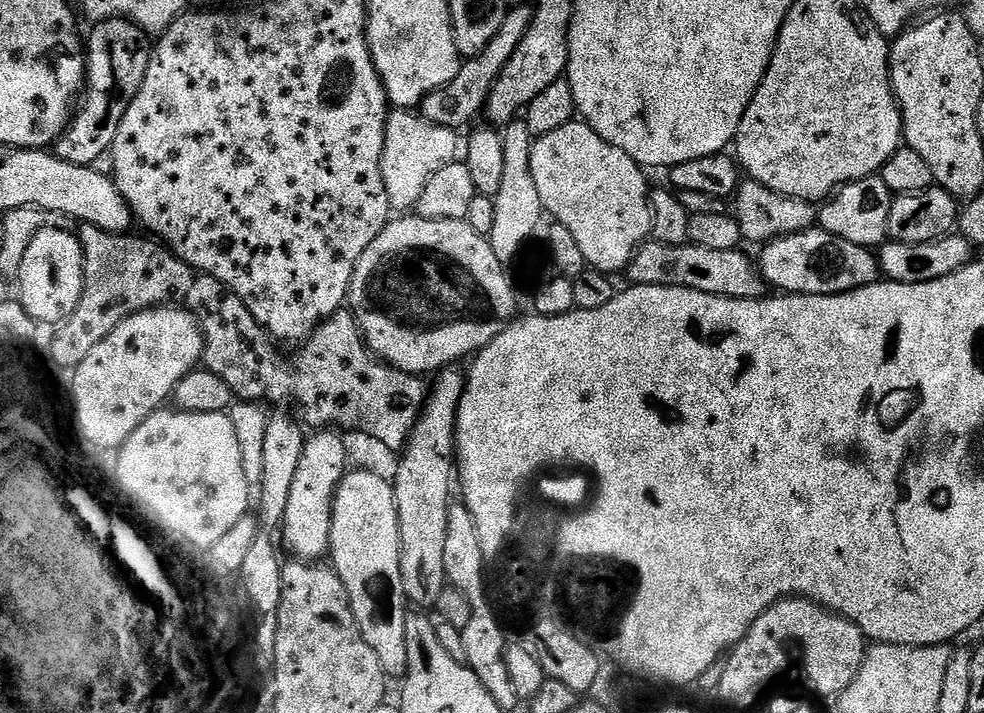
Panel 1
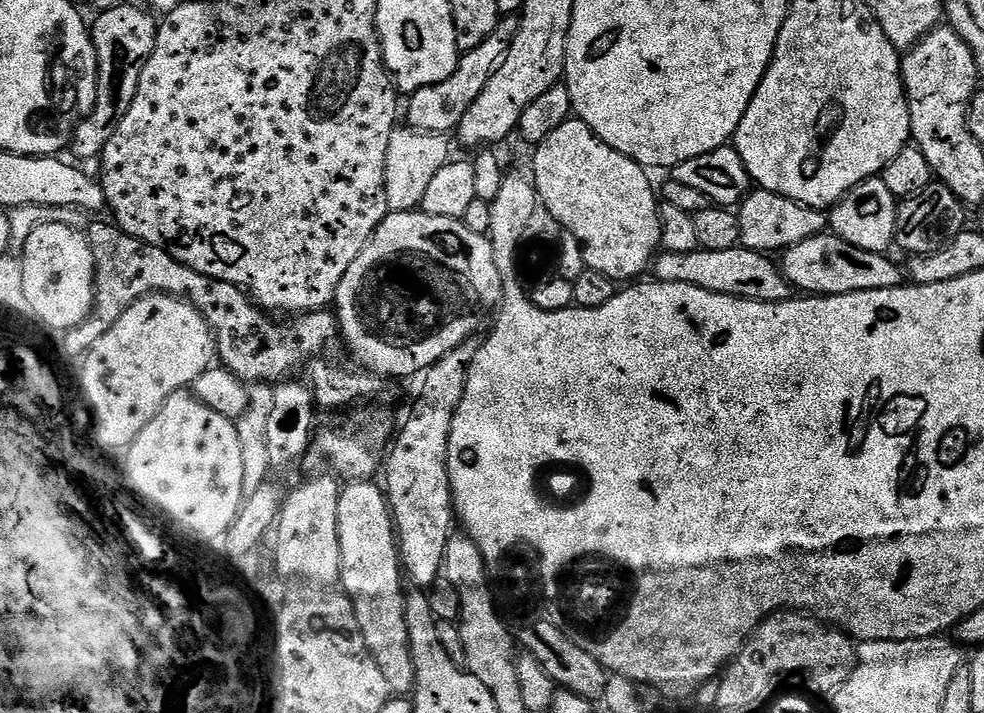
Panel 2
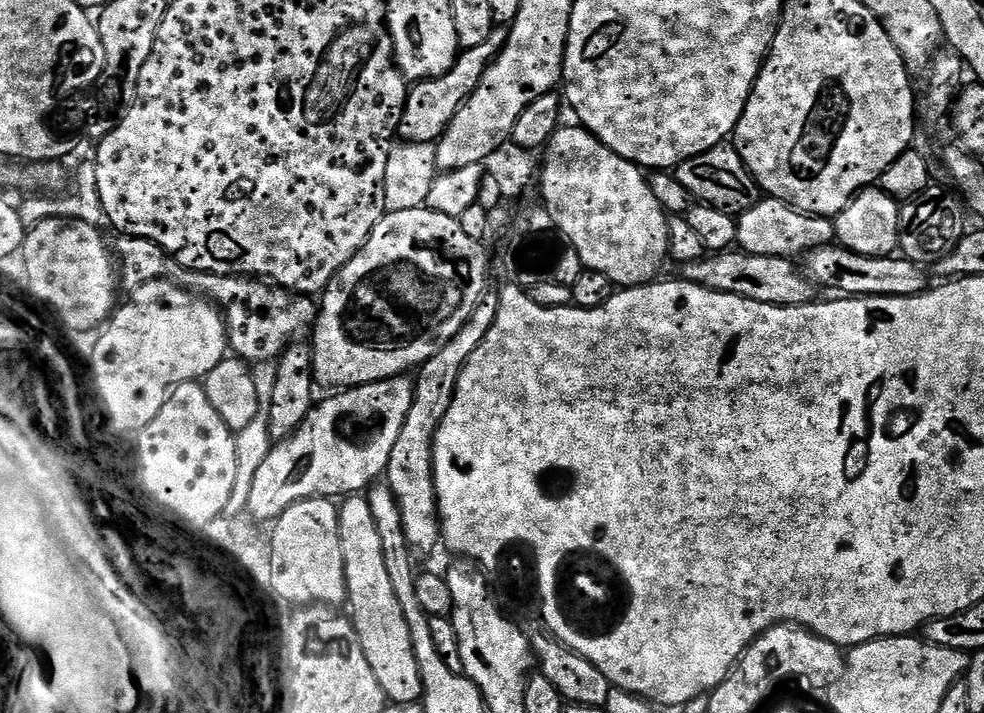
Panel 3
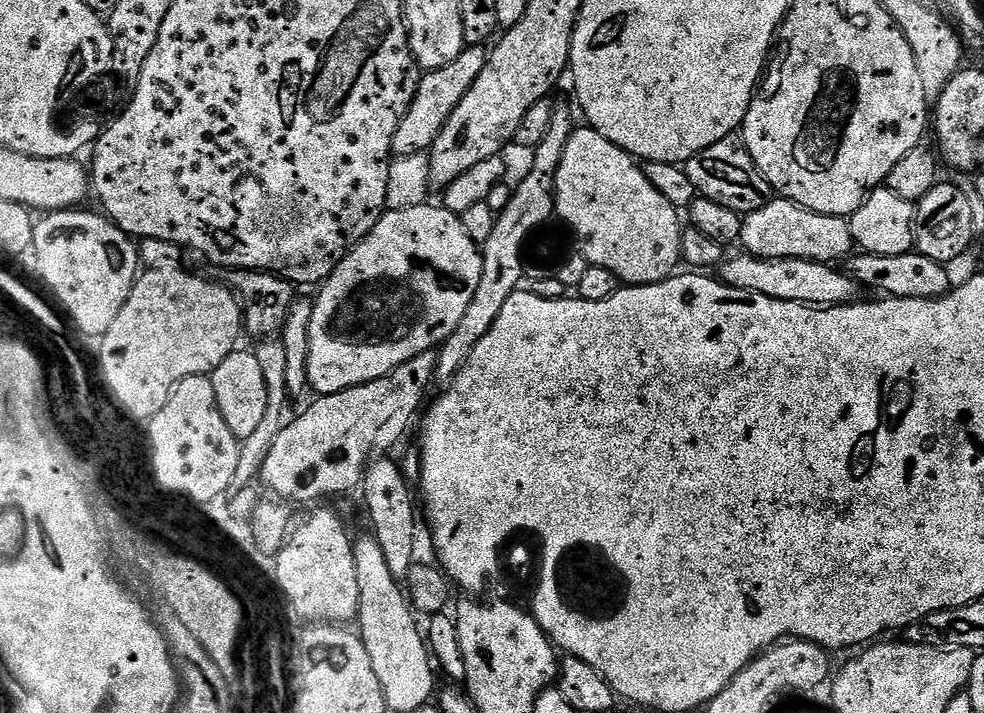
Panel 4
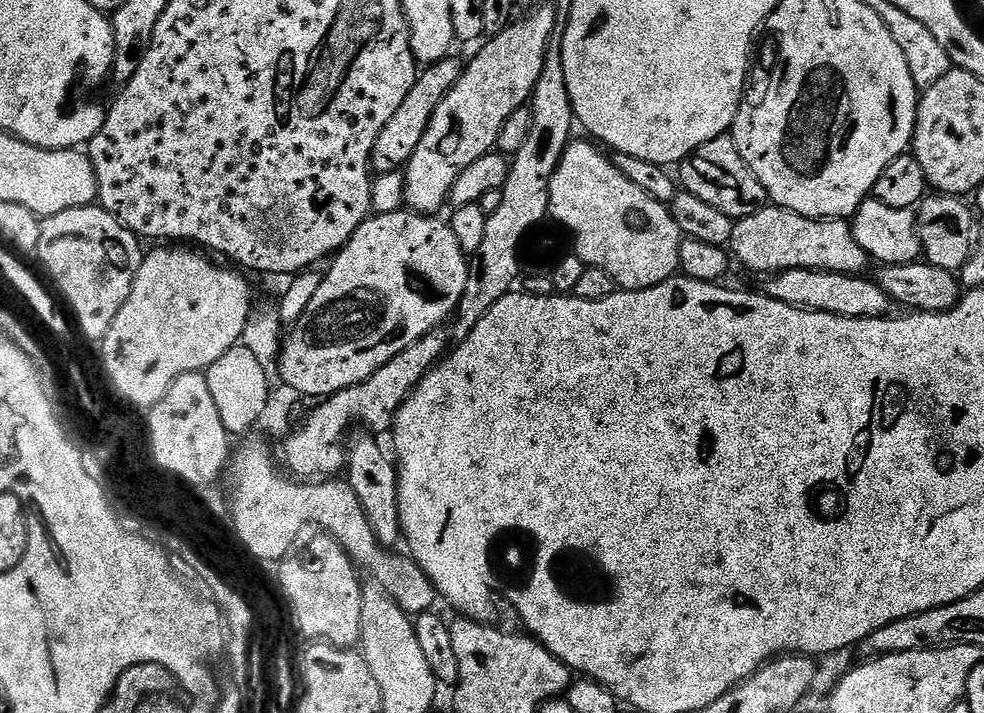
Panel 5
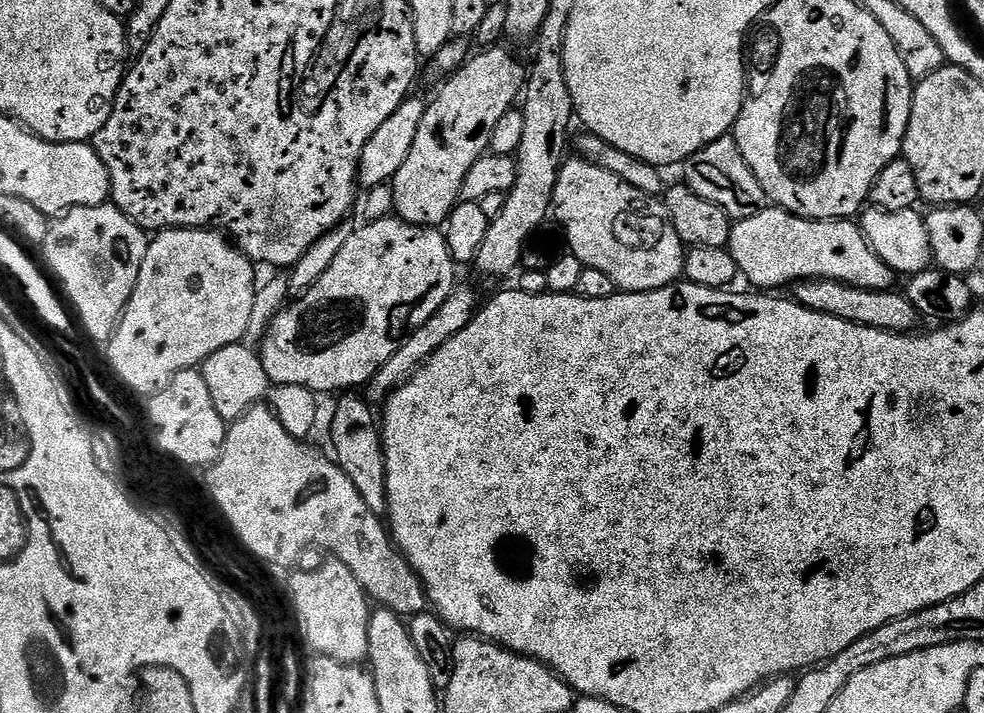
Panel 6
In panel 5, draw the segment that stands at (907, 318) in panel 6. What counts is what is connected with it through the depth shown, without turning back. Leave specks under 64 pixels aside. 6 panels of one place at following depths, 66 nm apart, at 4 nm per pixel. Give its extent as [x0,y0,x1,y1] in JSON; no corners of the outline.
[766,268,894,318]

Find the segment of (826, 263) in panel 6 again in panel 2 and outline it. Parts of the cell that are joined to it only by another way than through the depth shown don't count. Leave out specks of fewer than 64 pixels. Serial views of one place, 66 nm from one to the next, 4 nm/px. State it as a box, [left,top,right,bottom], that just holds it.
[739,190,826,254]

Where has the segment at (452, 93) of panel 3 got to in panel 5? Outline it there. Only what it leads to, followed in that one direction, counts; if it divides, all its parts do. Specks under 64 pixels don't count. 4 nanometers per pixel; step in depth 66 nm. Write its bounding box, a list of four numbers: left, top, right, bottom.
[372,54,465,173]

